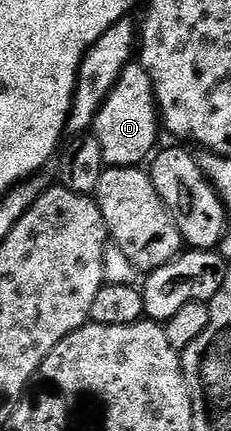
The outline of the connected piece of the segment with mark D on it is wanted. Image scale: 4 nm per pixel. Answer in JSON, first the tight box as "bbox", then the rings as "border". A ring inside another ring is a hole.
{"bbox":[91,63,159,169],"border":[[[130,63],[123,67],[123,75],[119,75],[111,95],[99,107],[93,120],[91,132],[99,139],[99,147],[103,147],[106,166],[127,169],[148,162],[158,148],[157,129],[159,133],[157,93],[153,89],[151,75],[139,63]]]}

